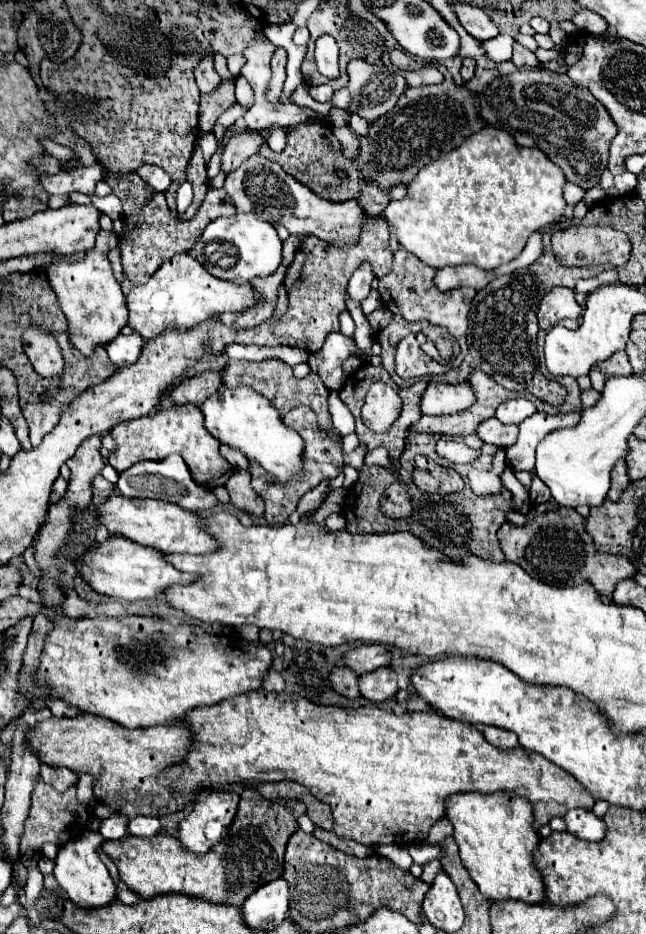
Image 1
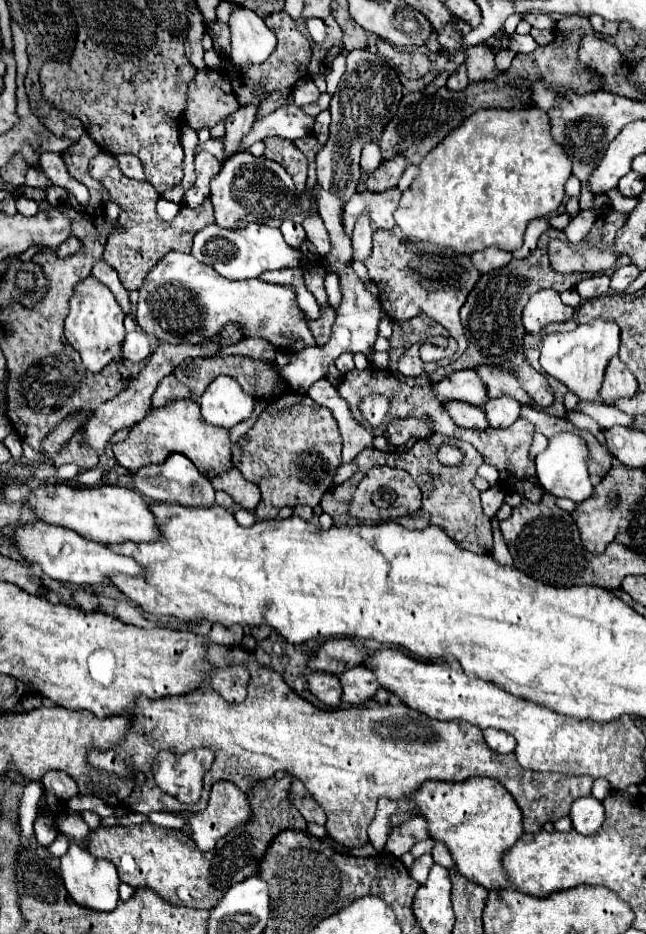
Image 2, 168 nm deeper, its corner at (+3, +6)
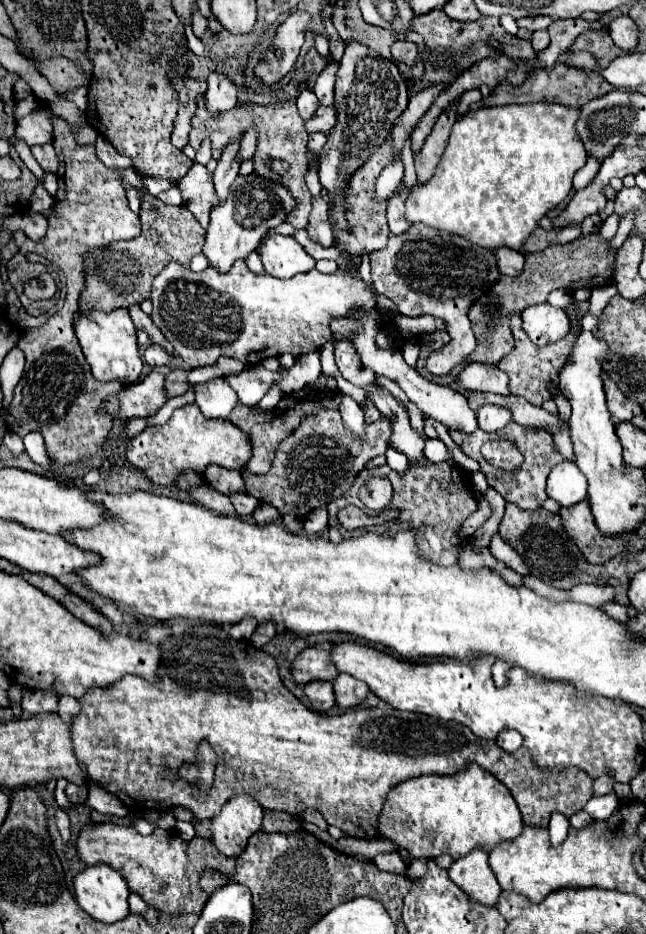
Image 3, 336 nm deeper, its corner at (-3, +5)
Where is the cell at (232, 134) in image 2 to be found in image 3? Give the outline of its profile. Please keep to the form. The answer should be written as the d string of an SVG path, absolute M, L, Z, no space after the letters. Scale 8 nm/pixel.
M239 140L231 142L219 164L217 164L217 170L213 174L213 186L215 186L215 194L217 194L217 200L219 202L225 202L227 194L229 194L229 188L237 176L237 170L239 170L239 158L237 158L237 150L239 150Z

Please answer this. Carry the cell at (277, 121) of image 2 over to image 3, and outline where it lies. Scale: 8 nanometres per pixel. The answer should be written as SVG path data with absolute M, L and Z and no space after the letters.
M319 106L315 116L311 120L305 122L305 128L309 134L313 132L329 132L337 122L337 112L335 112L335 106Z

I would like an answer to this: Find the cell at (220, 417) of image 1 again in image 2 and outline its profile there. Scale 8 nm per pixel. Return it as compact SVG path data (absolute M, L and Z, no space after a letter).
M219 377L199 397L199 407L209 425L231 429L253 415L255 397L247 395L235 379Z

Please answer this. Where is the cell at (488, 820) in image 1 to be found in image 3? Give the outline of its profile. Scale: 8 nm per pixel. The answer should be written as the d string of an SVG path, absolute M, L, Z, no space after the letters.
M469 764L467 768L451 776L429 774L399 782L395 784L395 788L389 790L383 802L383 810L379 814L379 834L403 846L413 858L437 858L441 854L449 854L453 856L453 860L457 860L469 854L475 846L483 846L489 852L495 844L517 838L521 830L523 820L511 792L493 774L481 770L479 764Z

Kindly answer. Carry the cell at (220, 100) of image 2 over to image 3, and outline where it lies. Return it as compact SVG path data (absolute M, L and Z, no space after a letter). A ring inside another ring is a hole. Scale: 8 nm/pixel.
M199 98L199 106L195 116L191 118L191 132L189 132L189 144L199 150L199 146L203 144L203 140L211 140L211 152L213 158L219 160L221 152L225 150L225 144L231 144L231 140L241 138L247 130L257 128L259 130L259 140L257 140L257 150L253 156L254 169L253 173L265 179L271 179L275 184L283 184L293 200L295 200L295 210L285 218L285 222L289 222L295 230L307 228L307 218L311 212L311 194L305 186L305 172L309 166L307 160L307 132L305 132L305 122L297 116L297 108L293 102L283 102L281 106L245 106L245 108L235 108L231 112L223 112L223 114L209 114L205 108L205 100ZM269 158L281 158L285 162L289 162L289 172L285 176L278 176L269 172L269 168L265 168L265 160Z

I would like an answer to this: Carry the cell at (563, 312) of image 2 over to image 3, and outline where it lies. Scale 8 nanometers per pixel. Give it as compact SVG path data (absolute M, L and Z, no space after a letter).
M547 302L535 304L533 308L525 308L521 312L521 318L523 318L525 334L537 346L557 342L565 338L571 330L567 314L561 308L549 306Z

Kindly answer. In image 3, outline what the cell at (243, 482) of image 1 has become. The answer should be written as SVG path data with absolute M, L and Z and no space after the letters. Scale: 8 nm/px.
M207 466L203 472L205 480L221 494L233 494L233 492L245 492L243 478L239 470L227 470L221 466Z

